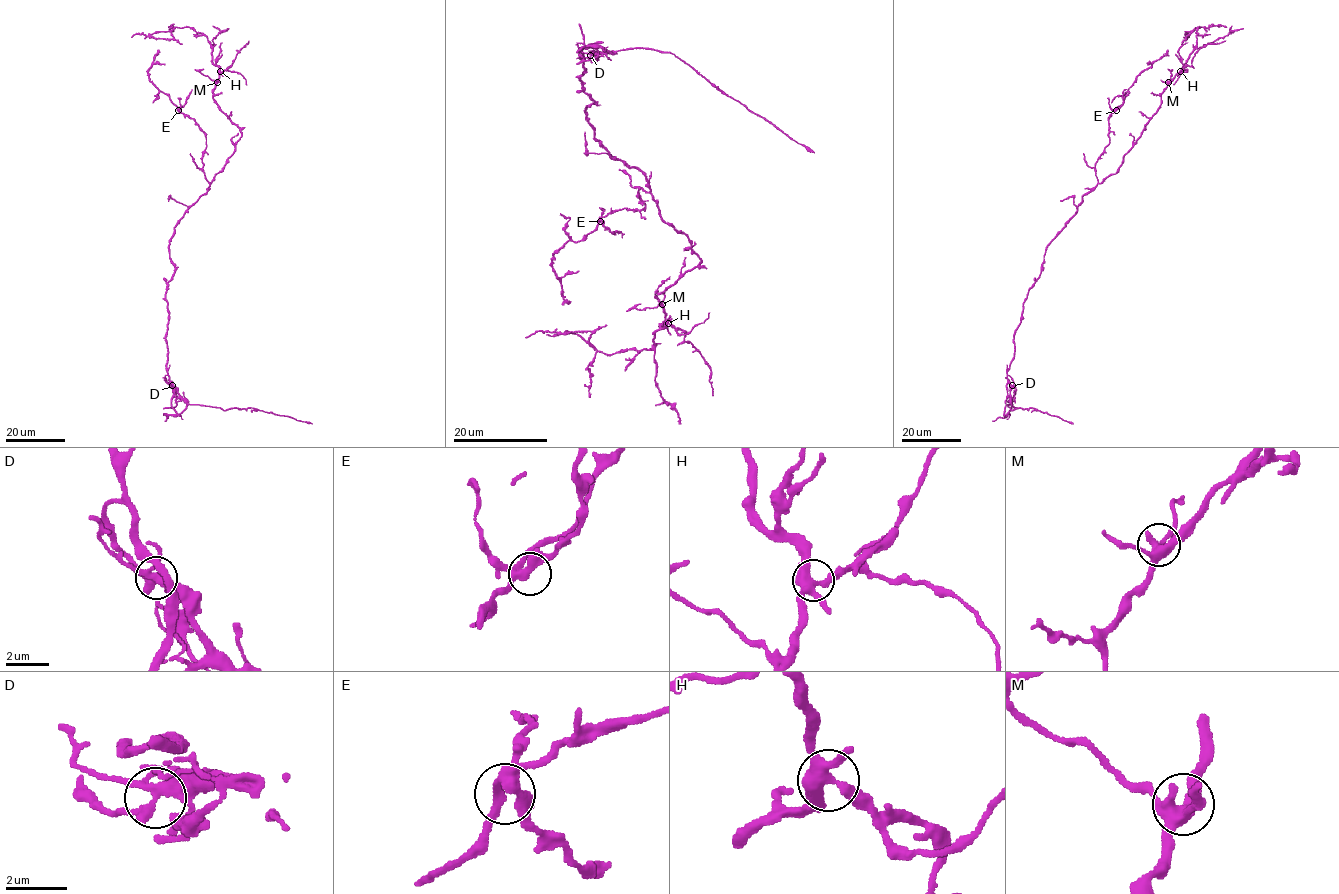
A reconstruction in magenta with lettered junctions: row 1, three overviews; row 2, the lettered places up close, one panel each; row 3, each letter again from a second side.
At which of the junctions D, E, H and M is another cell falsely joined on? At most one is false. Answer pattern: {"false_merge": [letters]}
{"false_merge": ["D"]}

